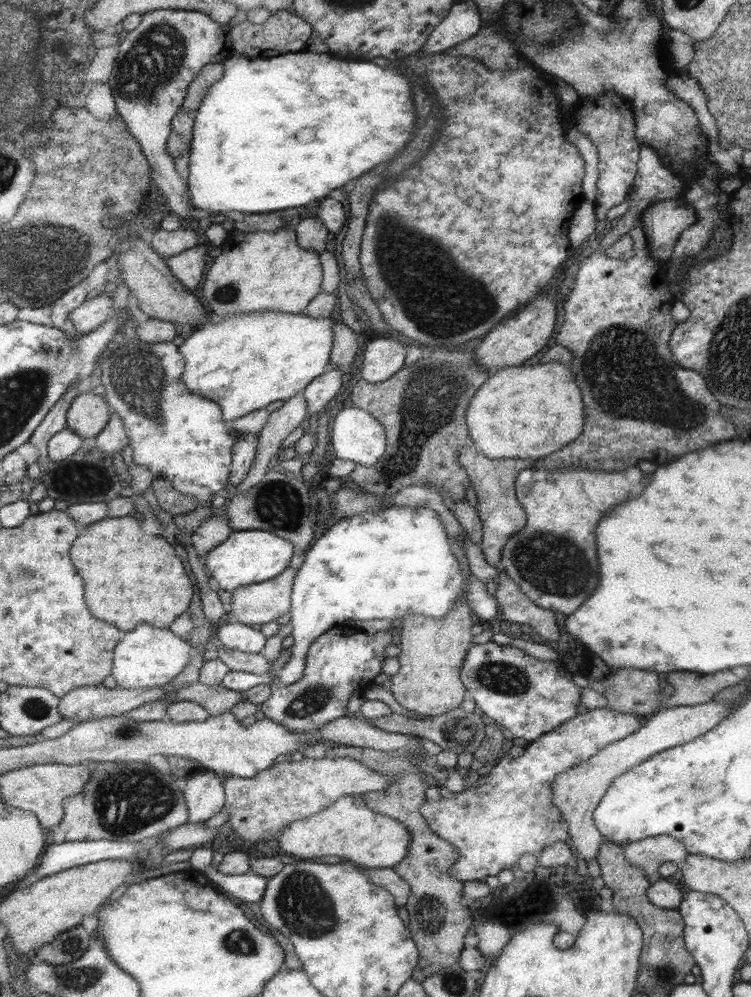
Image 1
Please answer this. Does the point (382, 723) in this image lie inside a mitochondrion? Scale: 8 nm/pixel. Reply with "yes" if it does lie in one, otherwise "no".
no

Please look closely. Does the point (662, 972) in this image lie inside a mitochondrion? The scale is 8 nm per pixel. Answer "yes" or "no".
yes

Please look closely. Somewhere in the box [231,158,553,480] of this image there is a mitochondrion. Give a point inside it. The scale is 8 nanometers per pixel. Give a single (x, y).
(389, 242)

